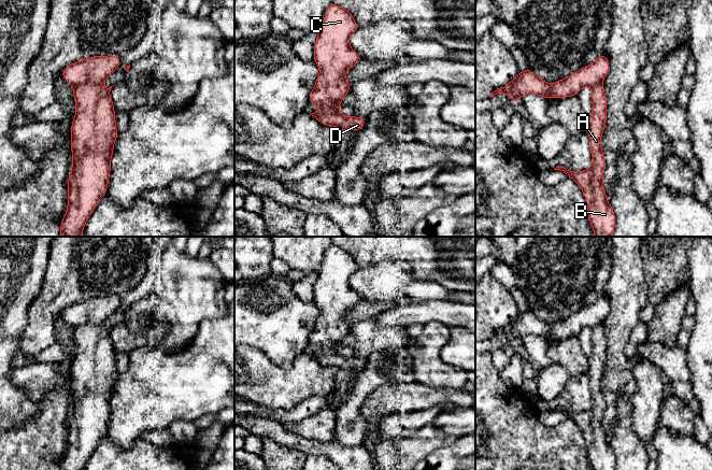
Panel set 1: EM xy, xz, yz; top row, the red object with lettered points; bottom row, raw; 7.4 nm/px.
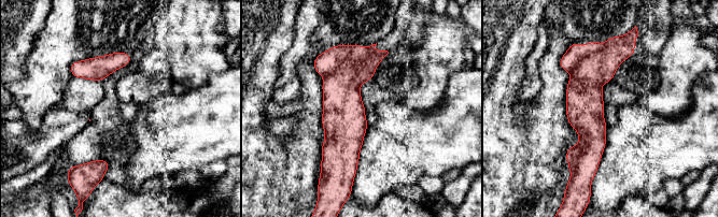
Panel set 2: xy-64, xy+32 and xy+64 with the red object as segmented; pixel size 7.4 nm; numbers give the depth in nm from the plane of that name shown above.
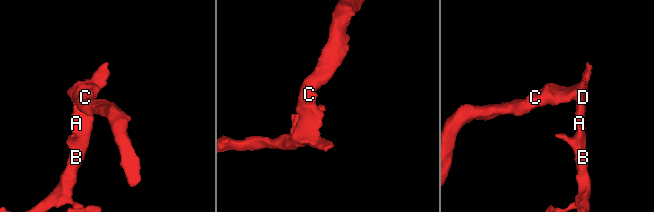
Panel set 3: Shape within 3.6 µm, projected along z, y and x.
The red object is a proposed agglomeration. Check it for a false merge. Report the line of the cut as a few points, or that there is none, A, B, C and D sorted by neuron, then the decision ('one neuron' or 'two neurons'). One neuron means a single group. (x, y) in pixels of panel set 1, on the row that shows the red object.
cut xy (104, 77), (97, 82), (79, 84), (74, 87); groups A B D / C; two neurons

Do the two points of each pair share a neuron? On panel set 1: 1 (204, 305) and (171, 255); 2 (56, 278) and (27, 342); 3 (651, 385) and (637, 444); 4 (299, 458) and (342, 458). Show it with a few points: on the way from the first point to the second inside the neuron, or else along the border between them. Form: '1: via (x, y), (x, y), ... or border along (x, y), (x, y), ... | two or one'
1: via (194, 293), (184, 283), (184, 275), (178, 268) | one
2: via (56, 294), (42, 313), (41, 326) | one
3: via (648, 400), (643, 408), (643, 431) | one
4: border along (283, 445), (302, 451), (307, 455) | two

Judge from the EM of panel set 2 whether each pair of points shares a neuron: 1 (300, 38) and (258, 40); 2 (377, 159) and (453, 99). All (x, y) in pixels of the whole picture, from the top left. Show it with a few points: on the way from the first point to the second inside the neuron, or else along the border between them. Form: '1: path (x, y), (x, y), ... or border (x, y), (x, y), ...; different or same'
1: border (298, 13), (295, 19), (293, 43), (280, 59); different
2: path (397, 150), (403, 145), (413, 144), (438, 119); same

